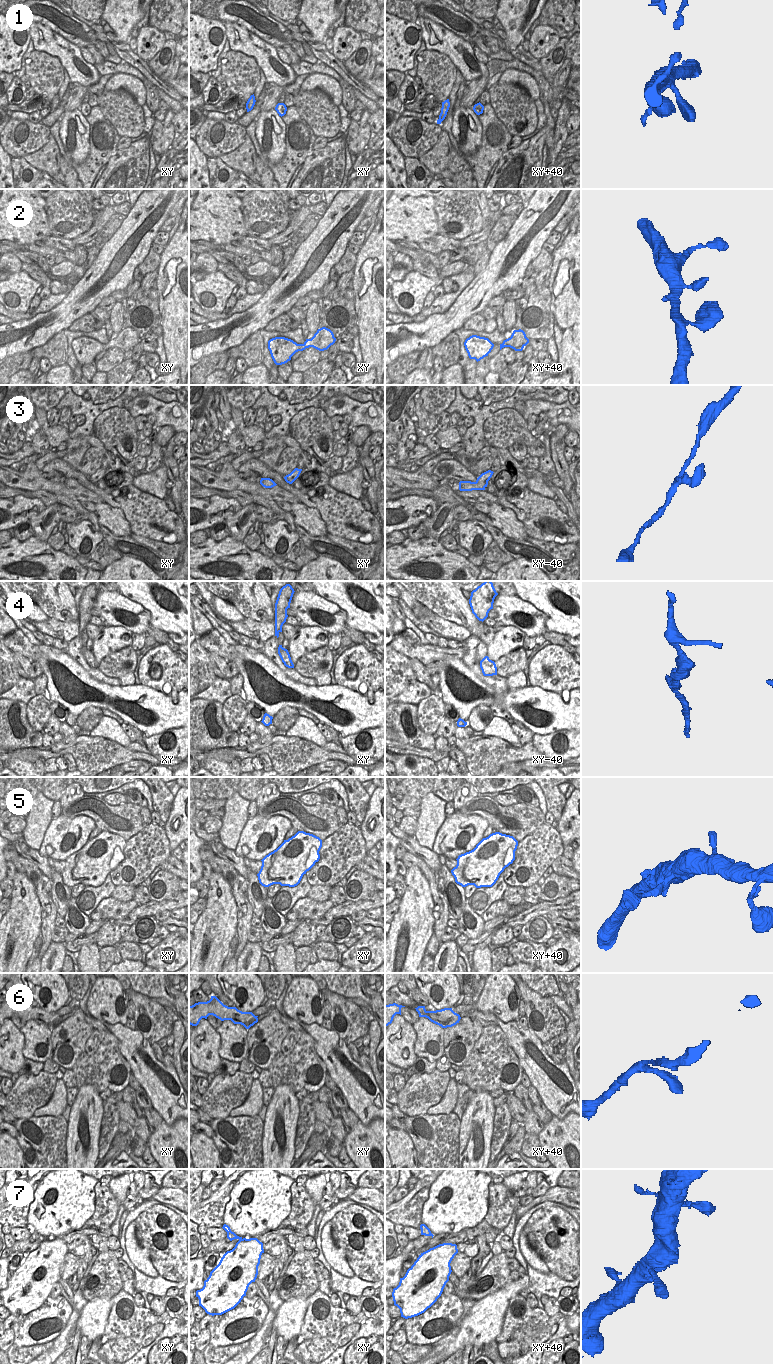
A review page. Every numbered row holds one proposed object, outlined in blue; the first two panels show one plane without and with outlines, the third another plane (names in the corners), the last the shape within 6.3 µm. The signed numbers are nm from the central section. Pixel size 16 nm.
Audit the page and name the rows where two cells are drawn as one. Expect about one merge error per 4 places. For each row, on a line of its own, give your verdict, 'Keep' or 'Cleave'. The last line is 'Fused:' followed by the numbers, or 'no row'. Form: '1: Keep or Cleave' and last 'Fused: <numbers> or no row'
1: Keep
2: Keep
3: Keep
4: Keep
5: Keep
6: Keep
7: Keep
Fused: no row

